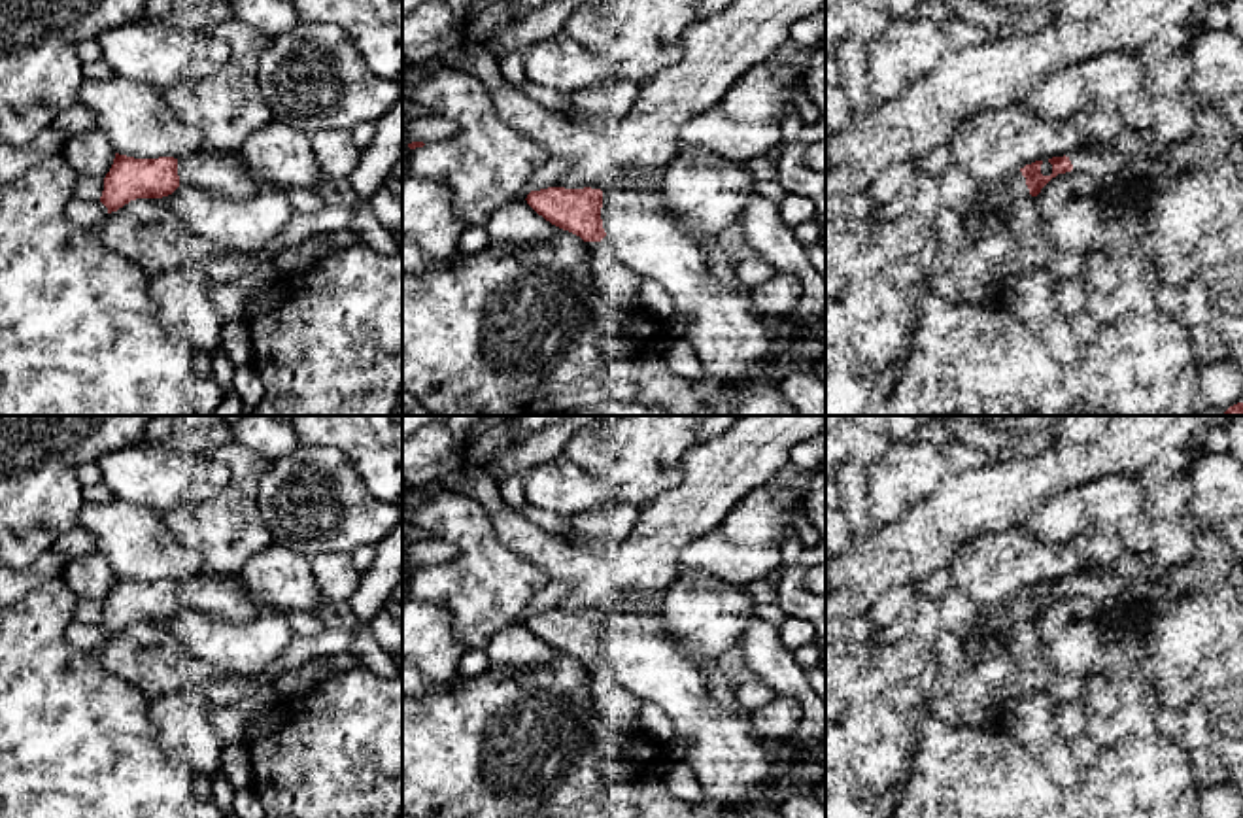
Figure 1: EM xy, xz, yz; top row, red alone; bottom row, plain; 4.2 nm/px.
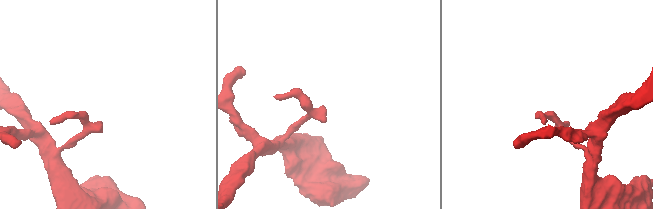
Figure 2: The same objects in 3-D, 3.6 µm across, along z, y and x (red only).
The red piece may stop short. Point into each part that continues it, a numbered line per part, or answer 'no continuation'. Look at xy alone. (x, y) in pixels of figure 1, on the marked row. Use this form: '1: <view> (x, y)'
1: xy (220, 172)

